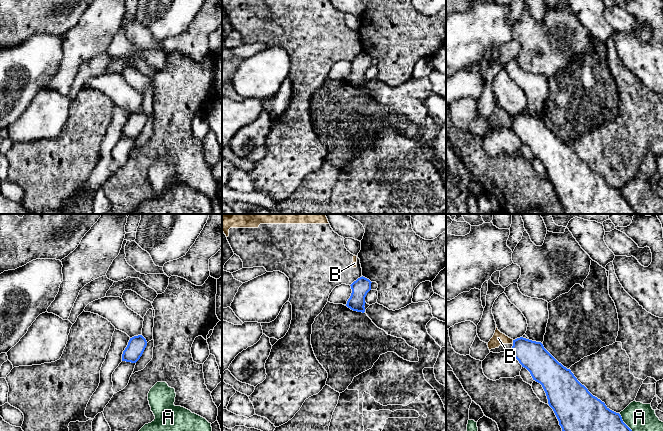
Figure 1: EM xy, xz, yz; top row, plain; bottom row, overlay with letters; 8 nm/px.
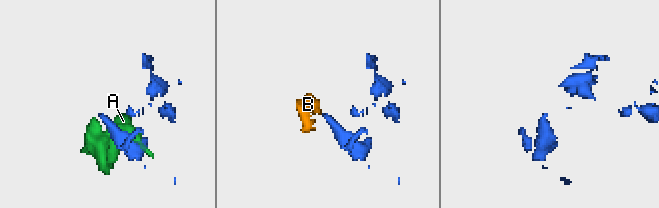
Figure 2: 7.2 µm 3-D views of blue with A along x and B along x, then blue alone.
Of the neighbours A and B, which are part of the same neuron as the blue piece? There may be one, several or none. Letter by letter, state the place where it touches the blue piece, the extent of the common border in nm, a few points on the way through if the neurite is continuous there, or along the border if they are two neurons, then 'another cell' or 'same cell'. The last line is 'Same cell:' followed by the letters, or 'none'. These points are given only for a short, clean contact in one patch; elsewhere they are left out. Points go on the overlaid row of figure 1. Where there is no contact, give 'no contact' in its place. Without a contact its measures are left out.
A: meets blue in yz at (623, 422); contact 180 nm long; another cell
B: meets blue in yz at (513, 342); contact 30 nm long; border along yz (512, 340), (513, 343); another cell
Same cell: none

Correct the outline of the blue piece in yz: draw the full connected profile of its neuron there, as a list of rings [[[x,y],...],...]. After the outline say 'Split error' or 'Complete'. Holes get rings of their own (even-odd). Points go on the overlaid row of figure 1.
[[[517,338],[513,340],[512,354],[530,372],[533,380],[542,385],[562,431],[632,431],[619,413],[610,410],[604,402],[593,396],[571,370],[559,363],[541,342]]]. Complete

